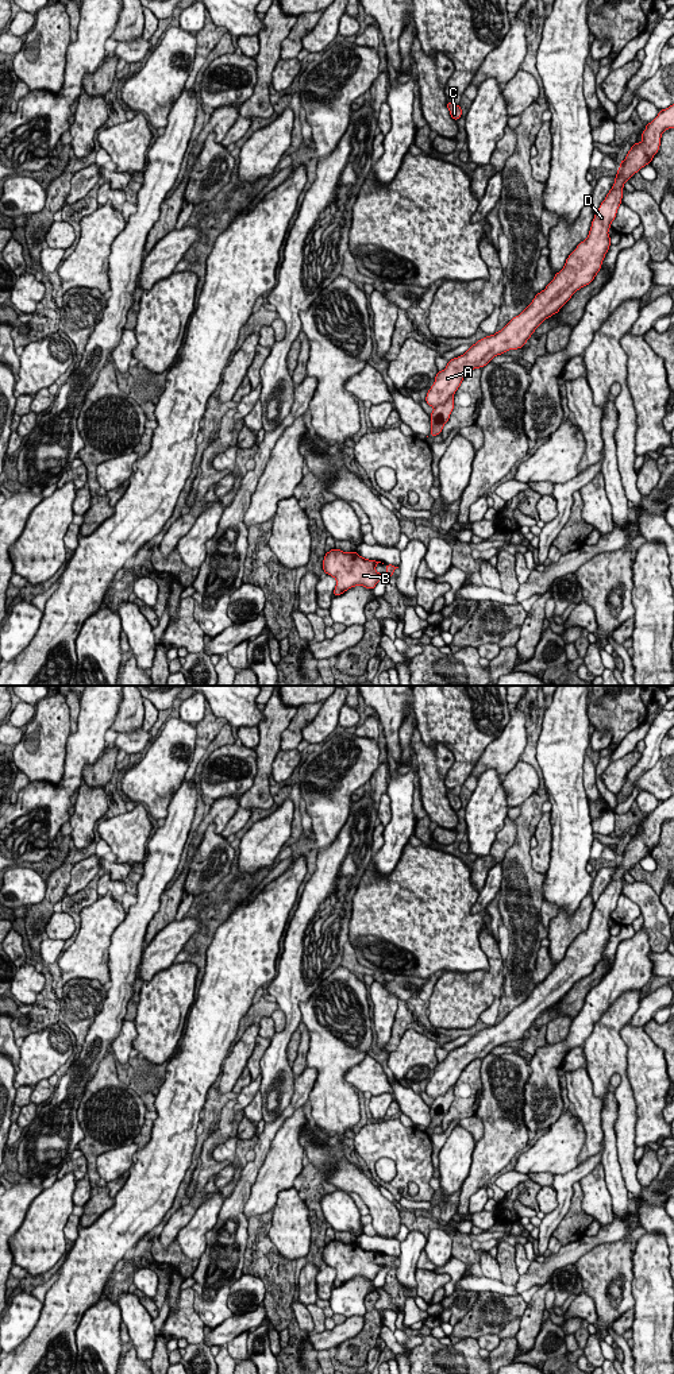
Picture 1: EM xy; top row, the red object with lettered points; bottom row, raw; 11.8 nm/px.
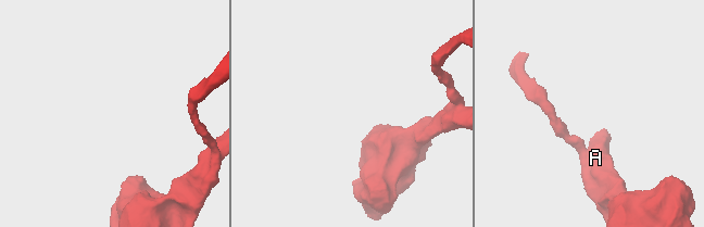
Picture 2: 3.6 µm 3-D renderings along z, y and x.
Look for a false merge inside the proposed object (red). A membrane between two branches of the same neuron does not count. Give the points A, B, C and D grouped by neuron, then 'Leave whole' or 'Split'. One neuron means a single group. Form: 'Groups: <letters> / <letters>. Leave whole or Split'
Groups: A B D / C. Split

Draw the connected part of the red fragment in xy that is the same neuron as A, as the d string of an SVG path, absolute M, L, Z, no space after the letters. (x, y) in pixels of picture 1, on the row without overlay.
M674 795L659 802L658 807L646 815L643 831L632 835L625 850L620 853L615 875L594 904L588 929L569 946L565 958L501 1022L478 1031L463 1046L448 1051L444 1061L438 1062L425 1088L430 1097L436 1099L452 1088L463 1069L474 1060L482 1060L494 1047L509 1041L524 1038L546 1010L558 1004L577 981L594 970L611 937L608 922L621 895L624 873L651 854L659 842L662 825L669 819L674 819Z

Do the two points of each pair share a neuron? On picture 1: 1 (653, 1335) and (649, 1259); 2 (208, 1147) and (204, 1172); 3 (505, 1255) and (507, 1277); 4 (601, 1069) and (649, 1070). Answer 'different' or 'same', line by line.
1: same
2: same
3: same
4: different

